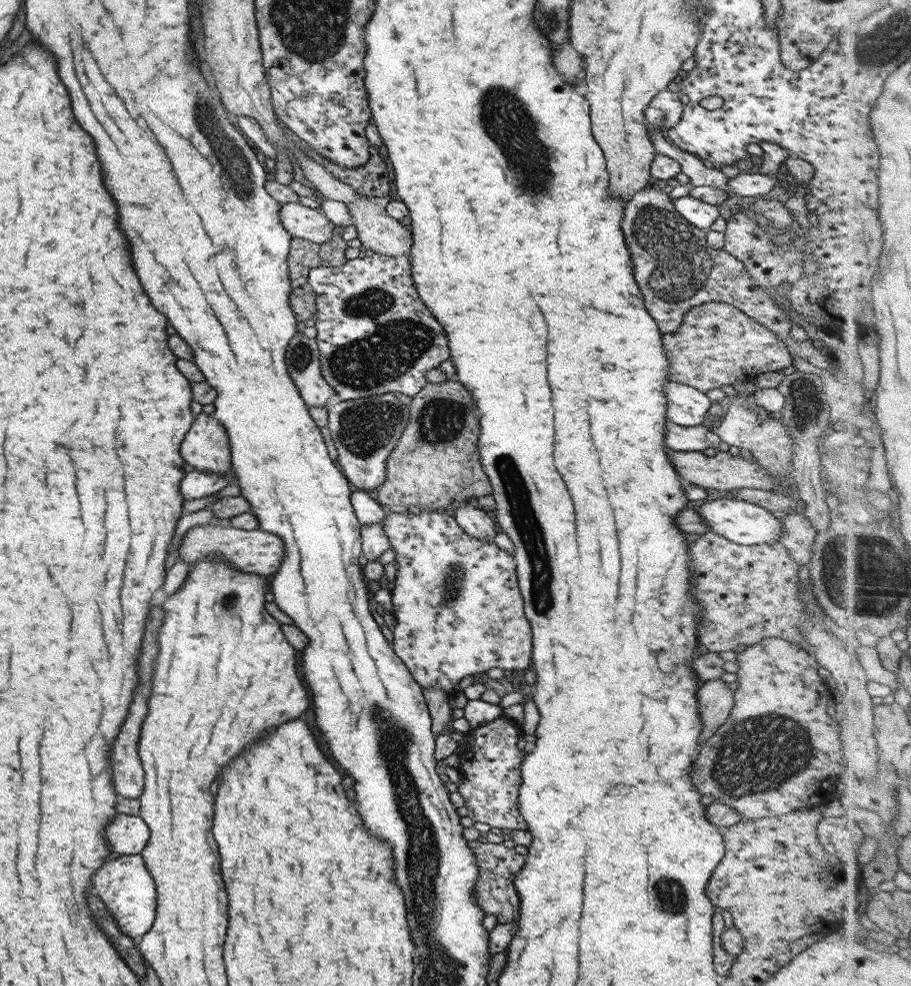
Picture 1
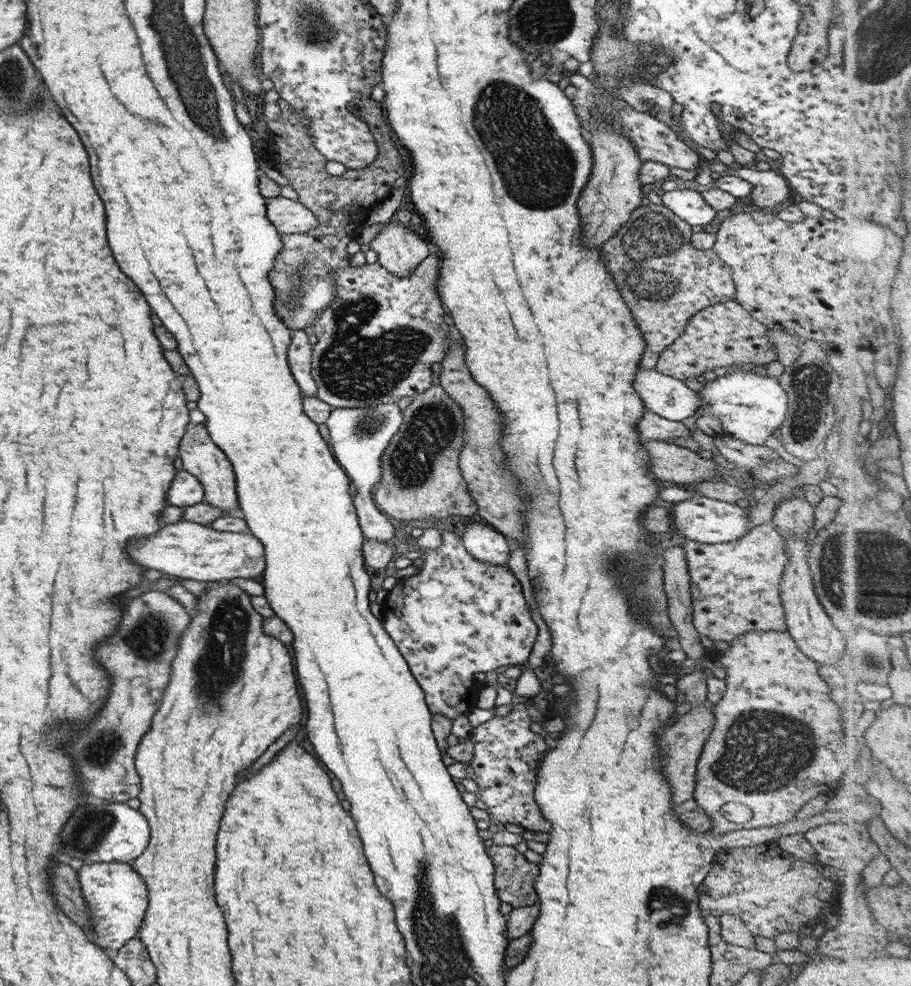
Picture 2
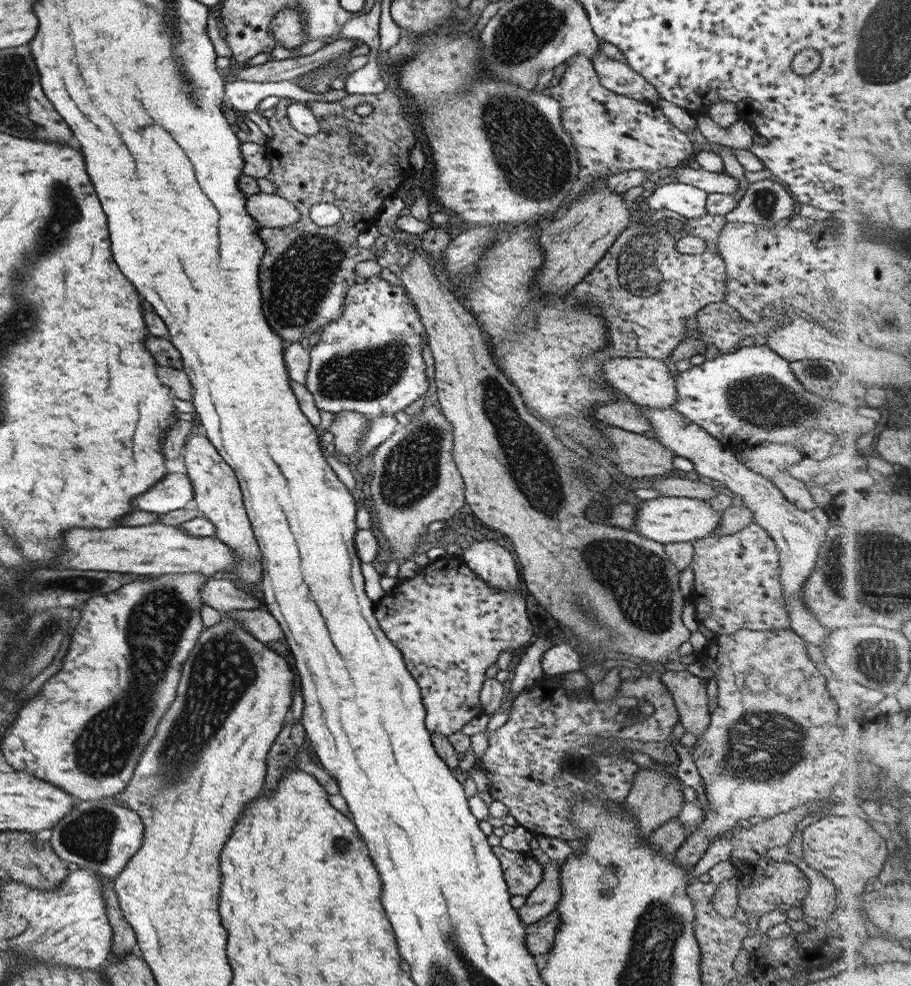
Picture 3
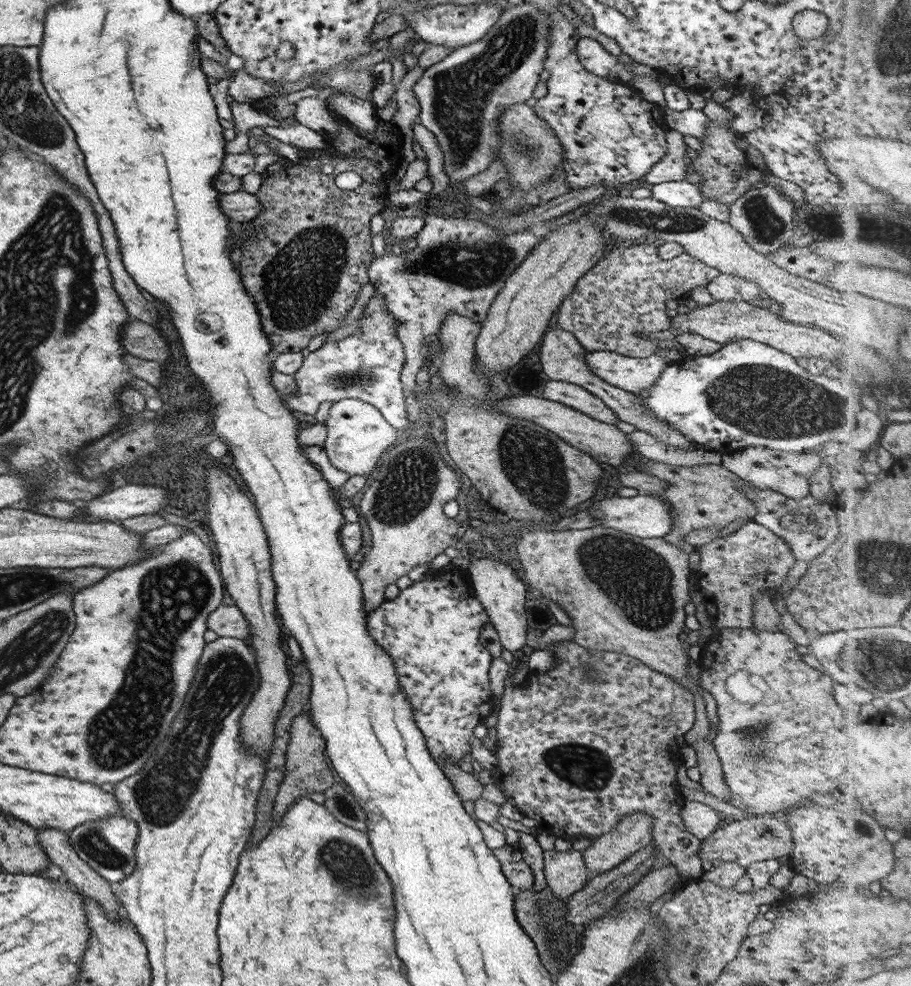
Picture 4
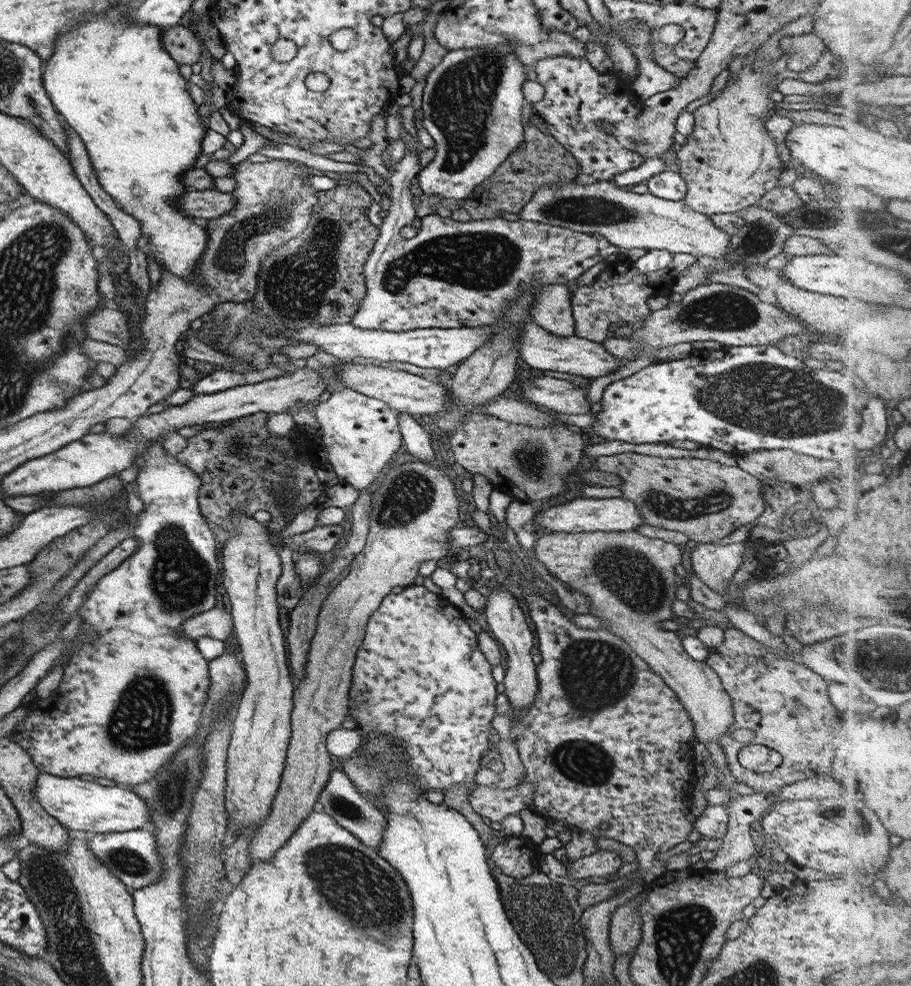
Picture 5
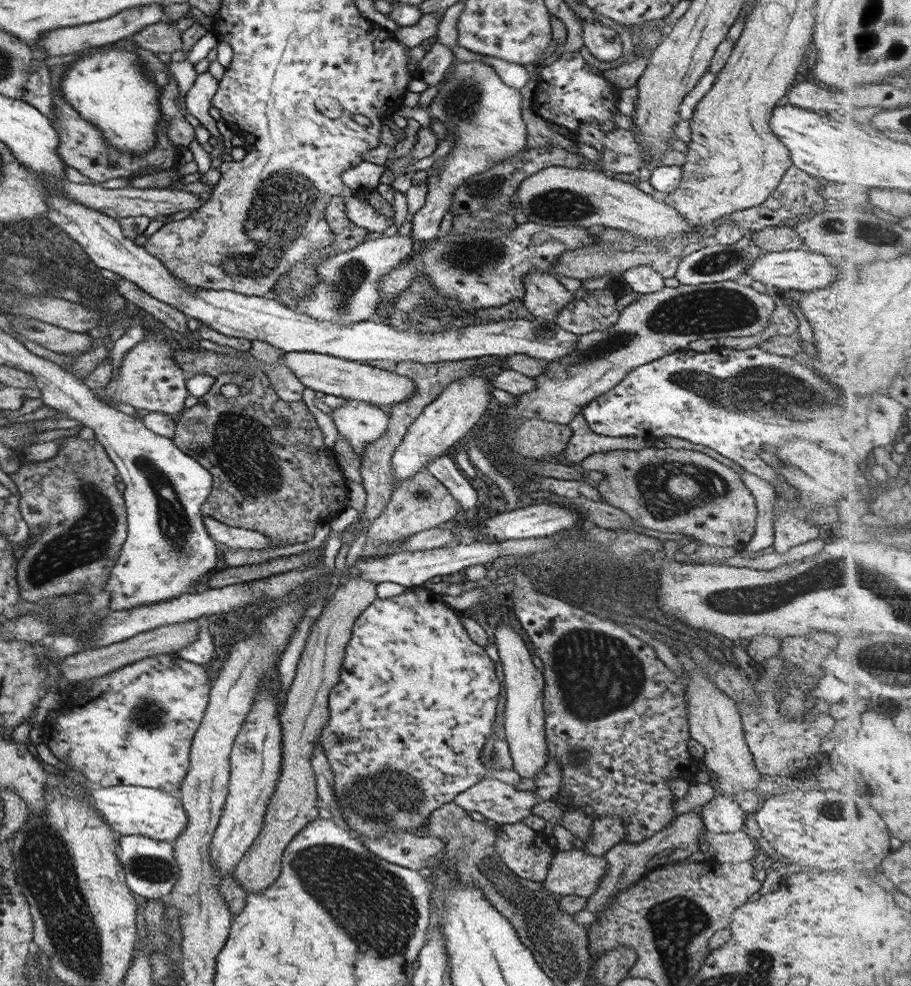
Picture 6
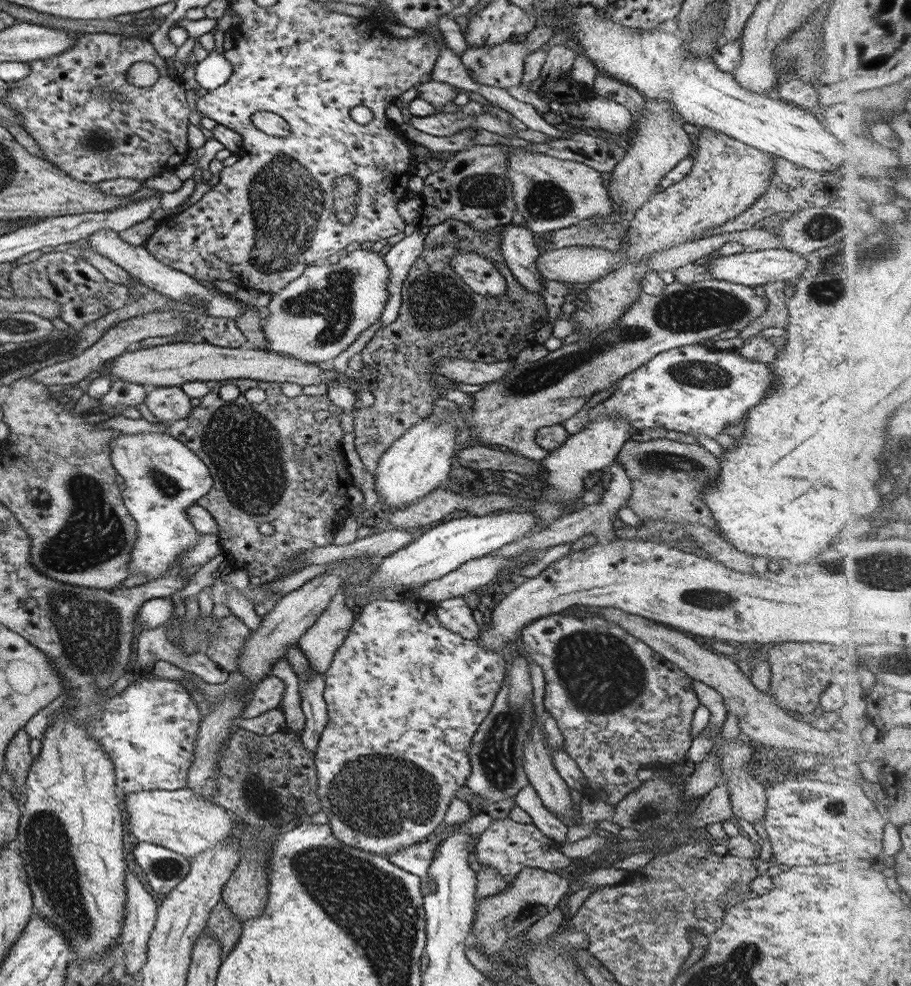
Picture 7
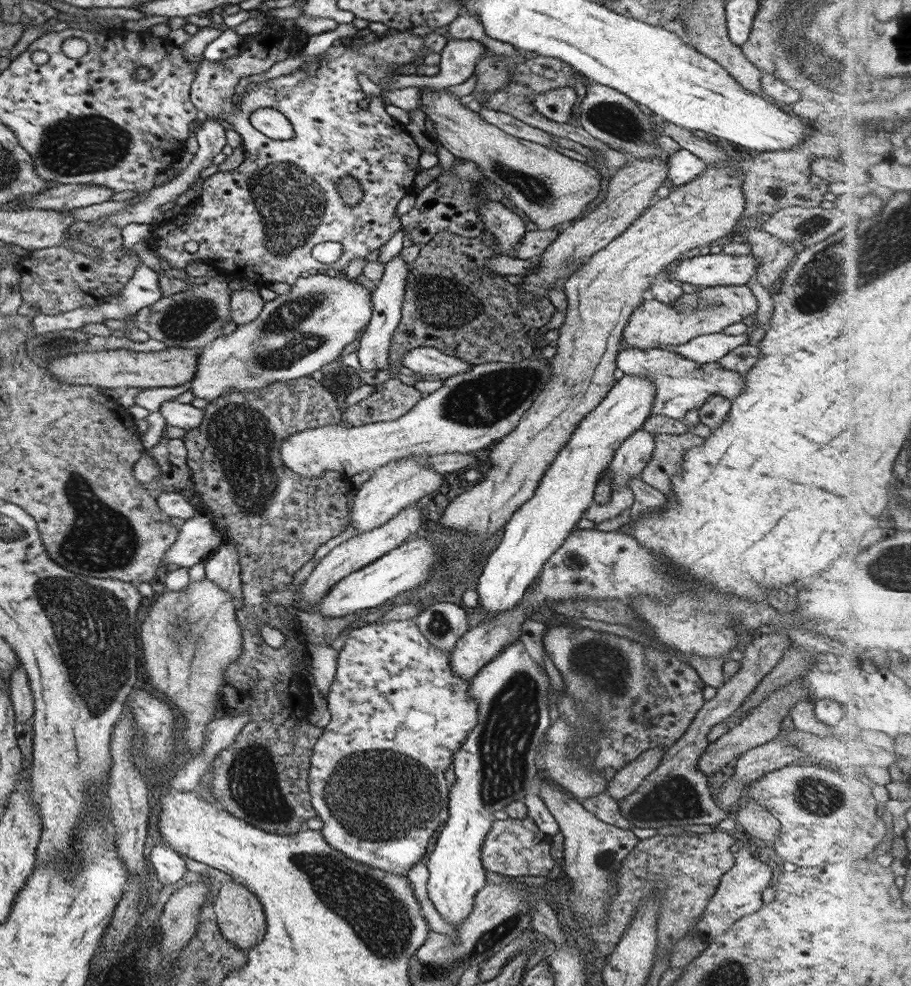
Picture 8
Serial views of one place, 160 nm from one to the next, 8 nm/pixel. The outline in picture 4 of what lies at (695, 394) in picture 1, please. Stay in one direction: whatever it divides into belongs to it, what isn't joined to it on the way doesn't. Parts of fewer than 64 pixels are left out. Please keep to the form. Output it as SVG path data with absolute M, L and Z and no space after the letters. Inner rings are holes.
M585 350L584 361L589 370L603 382L633 394L648 389L657 380L665 365L670 364L659 355L628 357L602 350Z

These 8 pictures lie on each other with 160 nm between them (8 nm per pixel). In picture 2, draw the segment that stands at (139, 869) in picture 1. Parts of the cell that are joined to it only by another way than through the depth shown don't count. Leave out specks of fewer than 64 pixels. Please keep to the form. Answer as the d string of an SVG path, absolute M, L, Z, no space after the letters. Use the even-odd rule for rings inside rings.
M131 861L81 865L76 876L92 923L87 930L83 930L86 938L112 954L135 937L141 927L146 907L146 886L133 871Z

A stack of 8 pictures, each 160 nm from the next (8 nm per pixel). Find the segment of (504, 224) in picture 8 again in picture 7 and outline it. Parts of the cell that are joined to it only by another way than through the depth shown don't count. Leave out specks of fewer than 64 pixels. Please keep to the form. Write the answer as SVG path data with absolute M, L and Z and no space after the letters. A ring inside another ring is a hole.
M521 225L500 226L500 253L506 268L525 292L541 296L545 279L535 267L540 252L534 244L534 235Z

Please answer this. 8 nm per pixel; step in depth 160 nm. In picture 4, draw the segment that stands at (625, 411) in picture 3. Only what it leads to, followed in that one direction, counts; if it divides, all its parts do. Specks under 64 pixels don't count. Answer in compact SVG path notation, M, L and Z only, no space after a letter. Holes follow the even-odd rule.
M548 379L543 385L542 399L551 400L573 410L581 412L589 418L614 425L617 416L603 405L599 398L592 396L588 390L568 382Z

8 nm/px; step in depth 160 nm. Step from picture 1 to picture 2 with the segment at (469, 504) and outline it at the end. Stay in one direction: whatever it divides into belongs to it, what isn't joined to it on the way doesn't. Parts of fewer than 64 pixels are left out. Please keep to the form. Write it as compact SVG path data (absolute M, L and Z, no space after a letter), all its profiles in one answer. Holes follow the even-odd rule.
M473 518L462 535L463 547L477 561L493 566L506 566L510 547L507 538L483 521Z

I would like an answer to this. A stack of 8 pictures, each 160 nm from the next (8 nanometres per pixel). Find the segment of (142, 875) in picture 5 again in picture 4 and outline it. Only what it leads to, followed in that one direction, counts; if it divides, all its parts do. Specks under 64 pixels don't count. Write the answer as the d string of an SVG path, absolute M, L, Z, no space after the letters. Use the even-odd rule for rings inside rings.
M121 814L106 816L103 820L91 820L67 831L70 848L90 868L106 881L121 882L133 873L136 866L134 846L138 835L138 826L133 820Z

